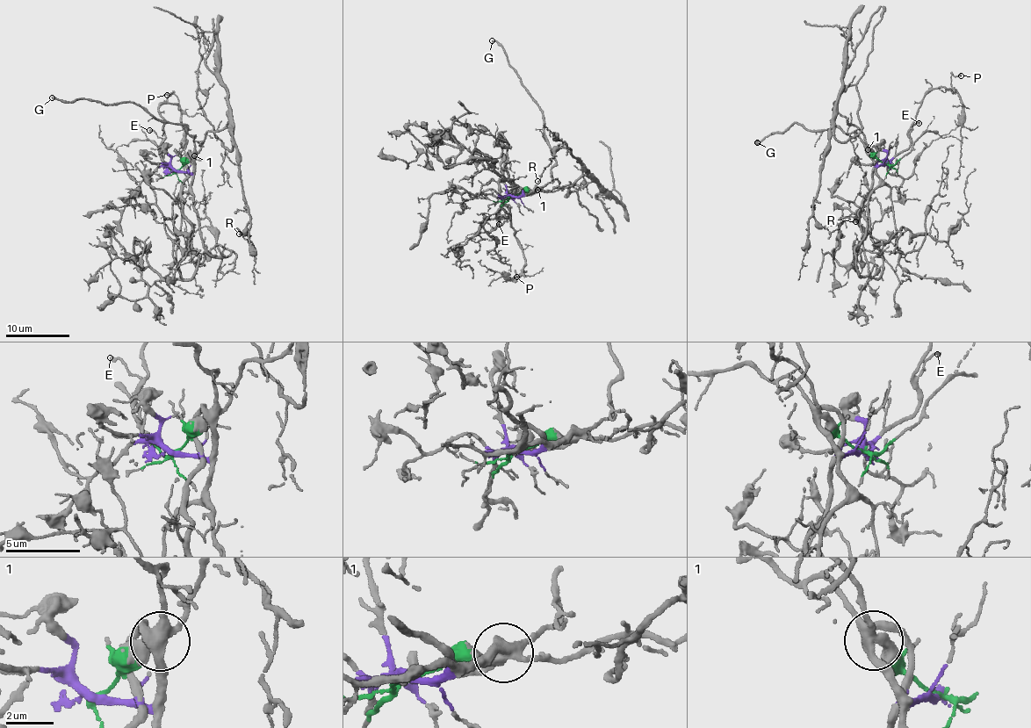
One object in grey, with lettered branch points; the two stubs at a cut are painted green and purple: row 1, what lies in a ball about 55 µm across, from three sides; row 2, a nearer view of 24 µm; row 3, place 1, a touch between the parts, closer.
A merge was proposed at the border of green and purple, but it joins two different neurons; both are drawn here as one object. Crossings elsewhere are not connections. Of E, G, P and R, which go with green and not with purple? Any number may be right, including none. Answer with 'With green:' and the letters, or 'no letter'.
With green: R

